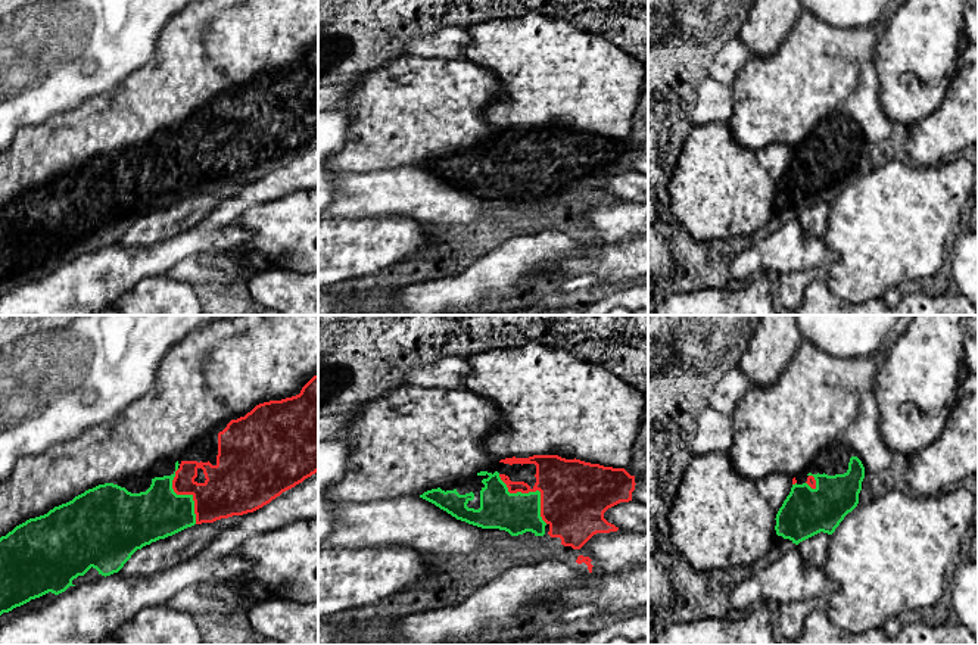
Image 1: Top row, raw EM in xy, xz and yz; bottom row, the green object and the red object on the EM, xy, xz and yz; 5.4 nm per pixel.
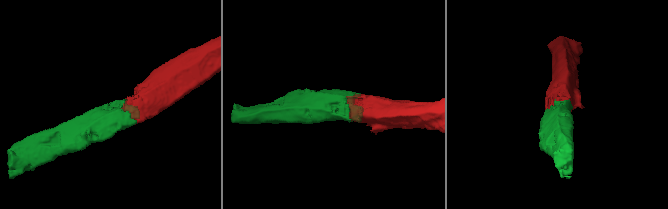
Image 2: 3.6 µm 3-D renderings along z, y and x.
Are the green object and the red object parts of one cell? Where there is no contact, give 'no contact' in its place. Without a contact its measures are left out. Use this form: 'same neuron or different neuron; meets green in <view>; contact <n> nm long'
same neuron; meets green in xz; contact 380 nm long

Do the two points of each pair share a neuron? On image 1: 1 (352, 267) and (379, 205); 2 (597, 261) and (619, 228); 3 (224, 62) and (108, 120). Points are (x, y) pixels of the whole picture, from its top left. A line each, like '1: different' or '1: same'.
1: same
2: same
3: same

